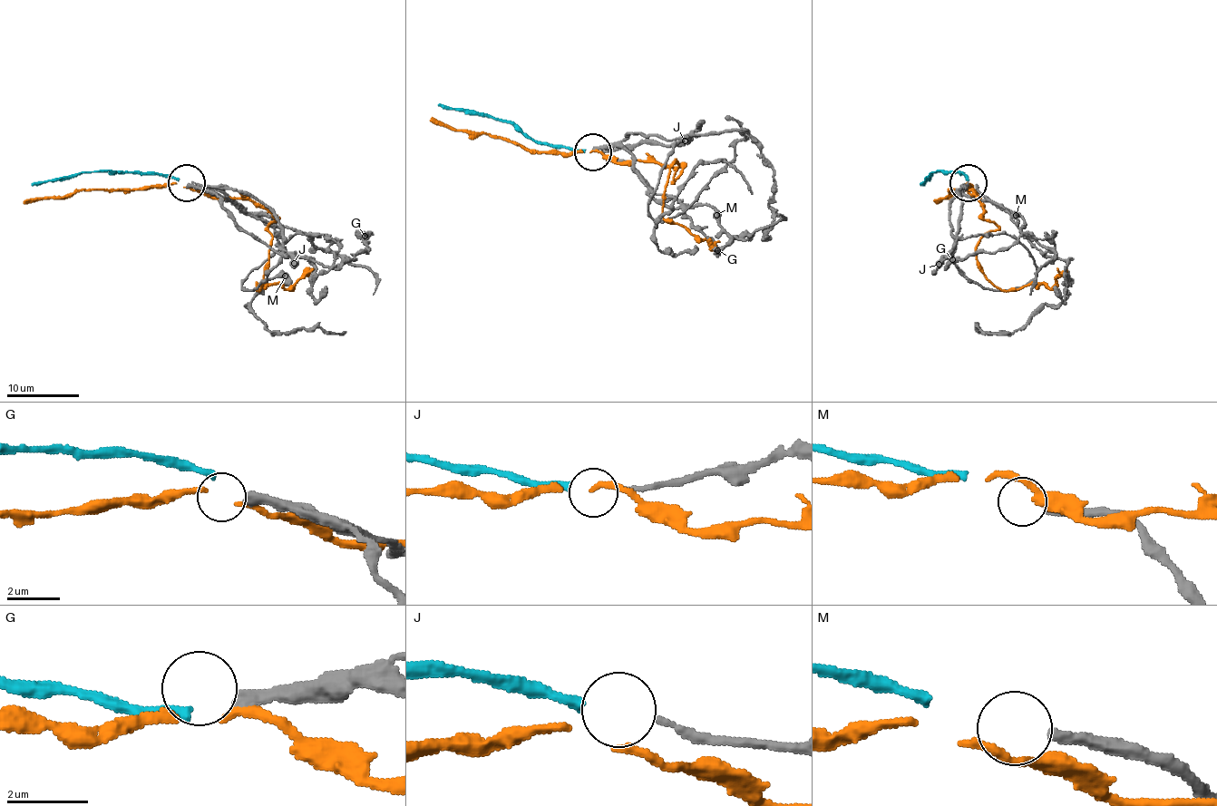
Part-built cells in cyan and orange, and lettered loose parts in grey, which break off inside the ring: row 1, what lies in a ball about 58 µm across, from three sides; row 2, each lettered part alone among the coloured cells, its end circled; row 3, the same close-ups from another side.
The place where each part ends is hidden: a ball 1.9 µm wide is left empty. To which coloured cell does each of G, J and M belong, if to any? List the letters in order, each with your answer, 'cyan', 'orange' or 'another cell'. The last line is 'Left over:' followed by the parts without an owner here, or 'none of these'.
G: another cell
J: cyan
M: another cell
Left over: G, M

